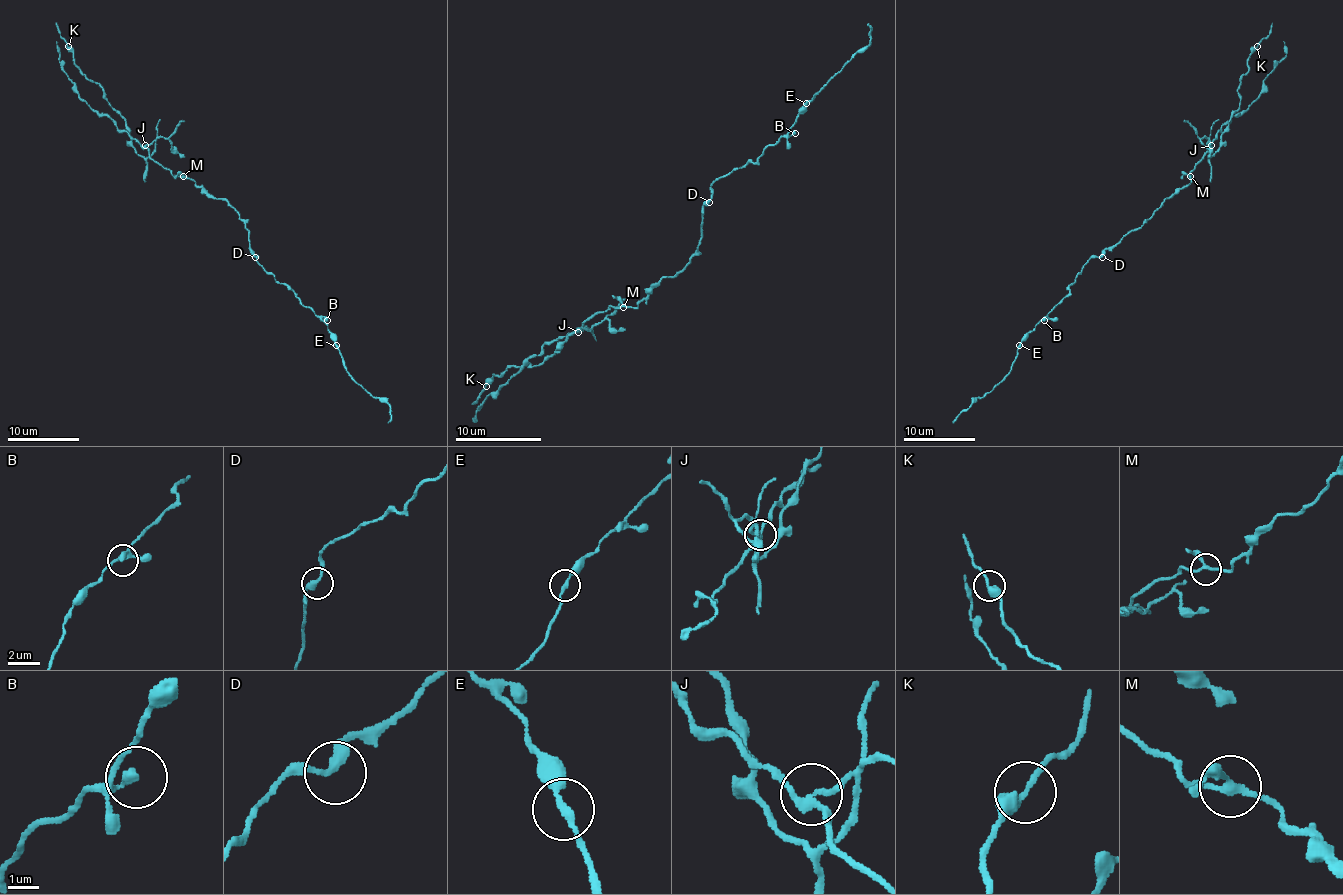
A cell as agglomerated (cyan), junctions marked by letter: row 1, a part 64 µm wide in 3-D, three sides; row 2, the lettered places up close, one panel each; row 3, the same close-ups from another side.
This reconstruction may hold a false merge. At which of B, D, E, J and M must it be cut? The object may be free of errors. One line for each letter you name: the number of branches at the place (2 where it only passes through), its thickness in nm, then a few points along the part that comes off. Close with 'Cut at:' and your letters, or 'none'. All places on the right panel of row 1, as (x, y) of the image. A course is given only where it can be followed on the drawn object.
J: 3 branches meet; 200 nm thick; foreign part runs (1212, 145), (1206, 144), (1210, 158), (1239, 108), (1237, 90), (1248, 70), (1251, 50), (1270, 34), (1271, 23)
Cut at: J

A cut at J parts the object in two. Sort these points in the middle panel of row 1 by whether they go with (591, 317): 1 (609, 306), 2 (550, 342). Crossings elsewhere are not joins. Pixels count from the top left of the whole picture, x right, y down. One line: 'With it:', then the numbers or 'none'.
With it: 1, 2

